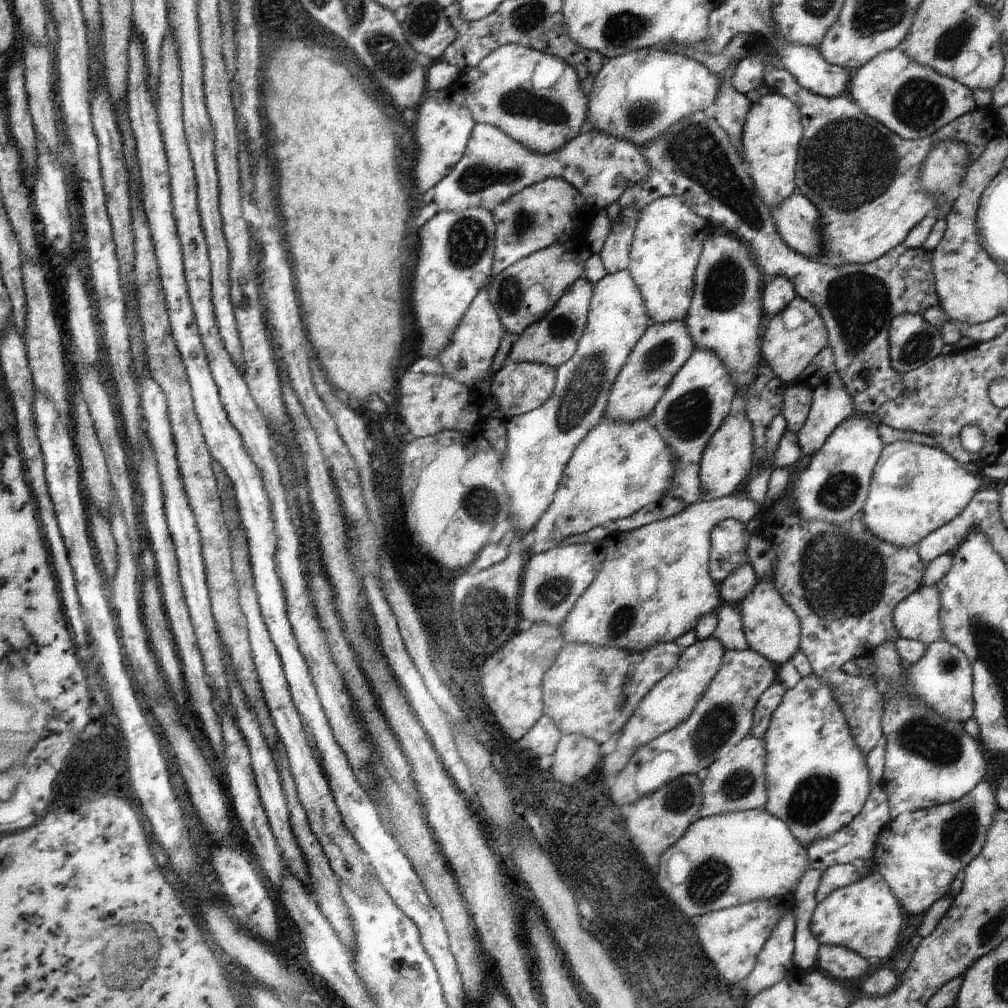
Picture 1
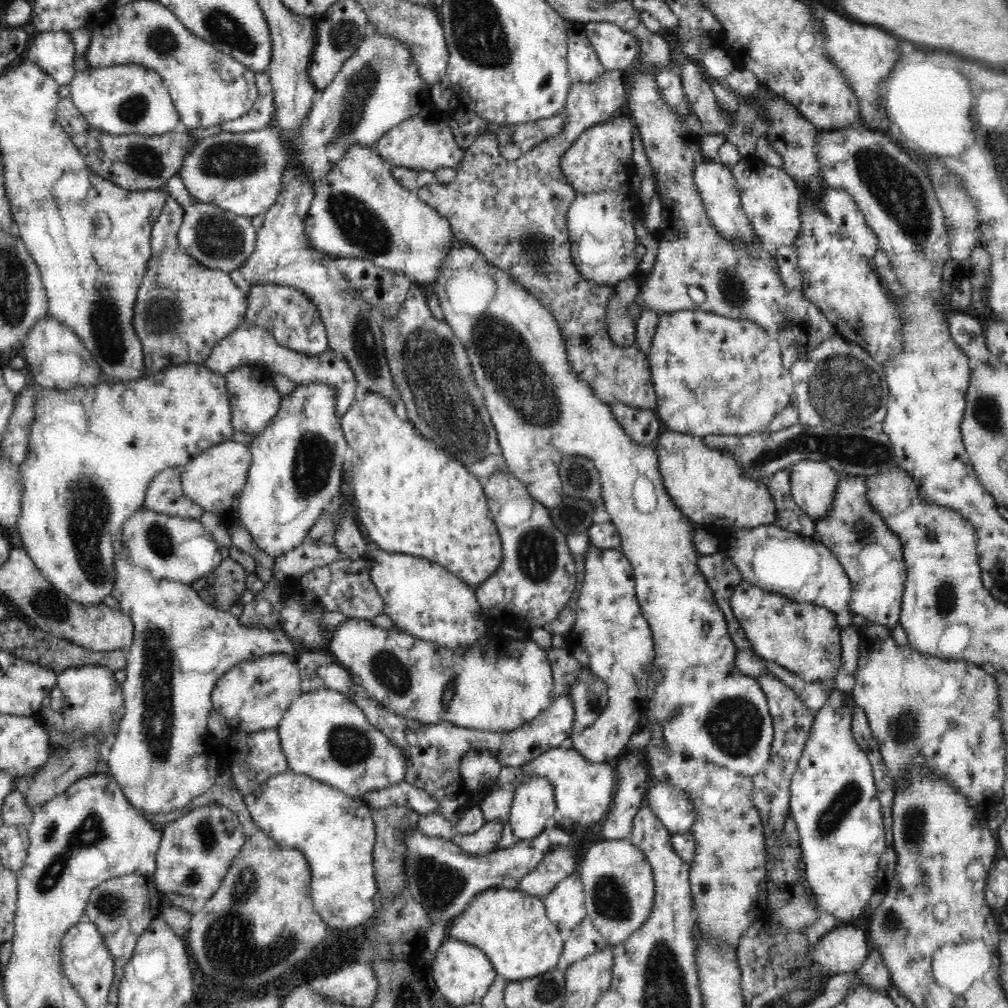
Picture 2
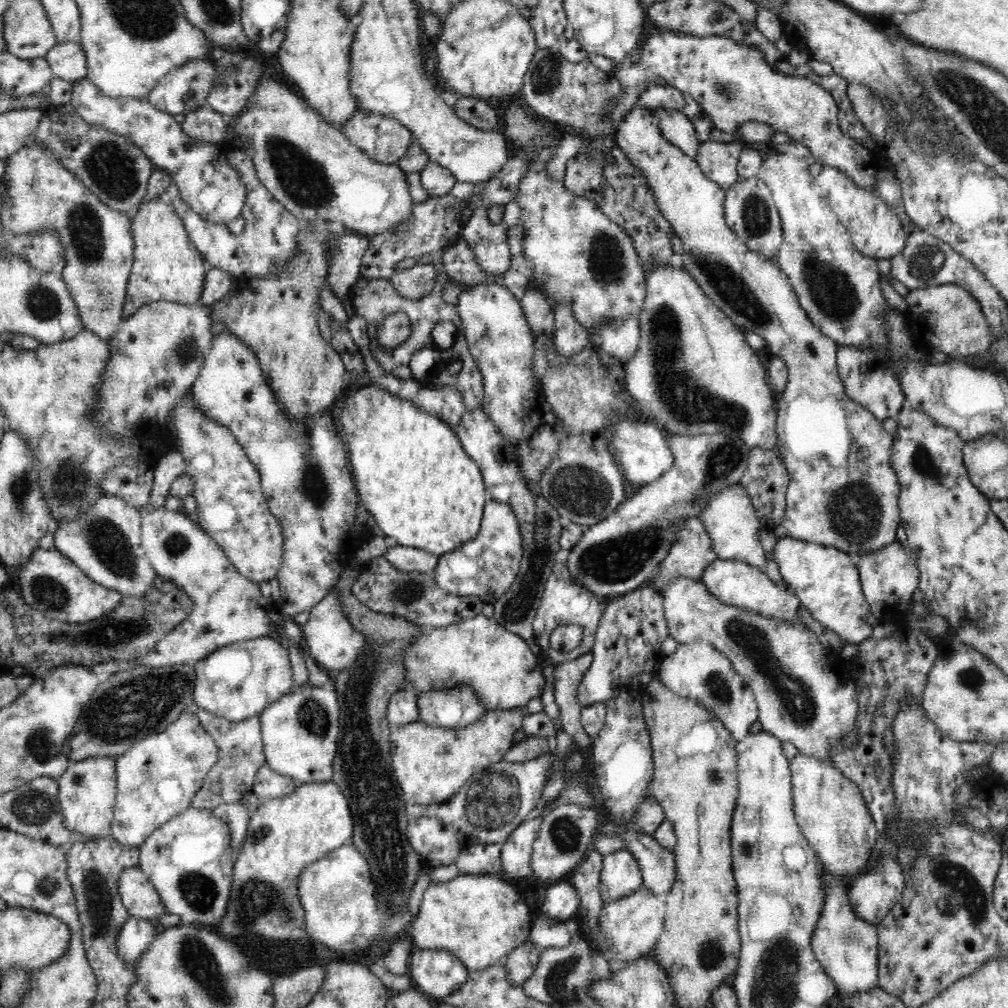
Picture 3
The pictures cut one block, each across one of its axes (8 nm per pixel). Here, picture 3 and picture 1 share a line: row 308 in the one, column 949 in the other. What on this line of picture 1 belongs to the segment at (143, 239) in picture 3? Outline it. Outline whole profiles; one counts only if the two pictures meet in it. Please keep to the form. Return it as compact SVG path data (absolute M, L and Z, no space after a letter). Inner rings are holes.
M770 57L763 64L763 84L772 92L780 93L791 100L800 111L803 137L798 147L796 165L796 190L804 195L819 210L824 238L820 239L821 254L838 260L838 266L865 265L902 244L911 228L924 217L930 215L937 199L929 195L921 185L919 170L929 150L940 141L956 141L965 144L969 150L970 164L984 150L984 147L1002 133L996 109L976 108L976 110L955 118L932 136L911 141L900 138L881 122L863 113L863 110L847 94L834 98L814 94L800 86L799 82L786 70L777 68Z

